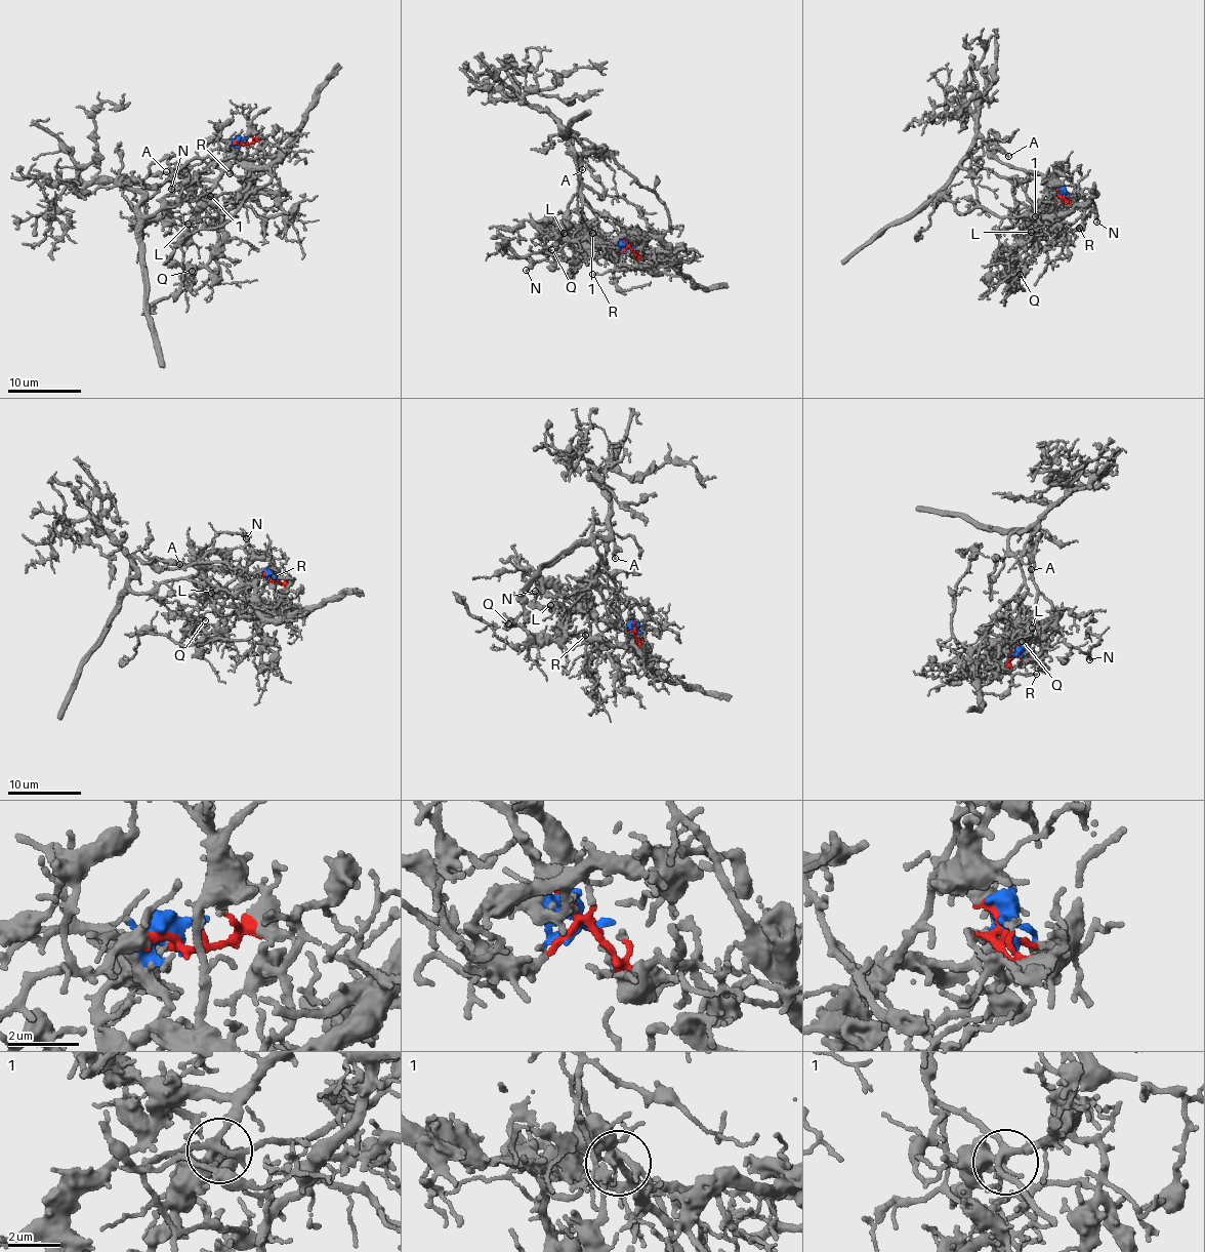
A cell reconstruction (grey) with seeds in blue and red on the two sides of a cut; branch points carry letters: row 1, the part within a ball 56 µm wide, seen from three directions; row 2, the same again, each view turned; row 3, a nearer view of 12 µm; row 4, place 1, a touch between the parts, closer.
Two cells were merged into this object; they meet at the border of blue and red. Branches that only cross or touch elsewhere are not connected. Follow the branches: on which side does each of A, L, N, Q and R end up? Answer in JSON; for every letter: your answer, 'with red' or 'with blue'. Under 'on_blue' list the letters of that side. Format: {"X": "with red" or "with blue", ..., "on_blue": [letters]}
{"A": "with red", "L": "with blue", "N": "with red", "Q": "with blue", "R": "with red", "on_blue": ["L", "Q"]}

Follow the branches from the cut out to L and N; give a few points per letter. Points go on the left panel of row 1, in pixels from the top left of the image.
L: (246, 139), (238, 147), (238, 159), (218, 178), (198, 215), (189, 224)
N: (246, 139), (214, 149), (173, 175), (174, 167), (179, 172), (188, 164), (175, 170), (170, 189)

